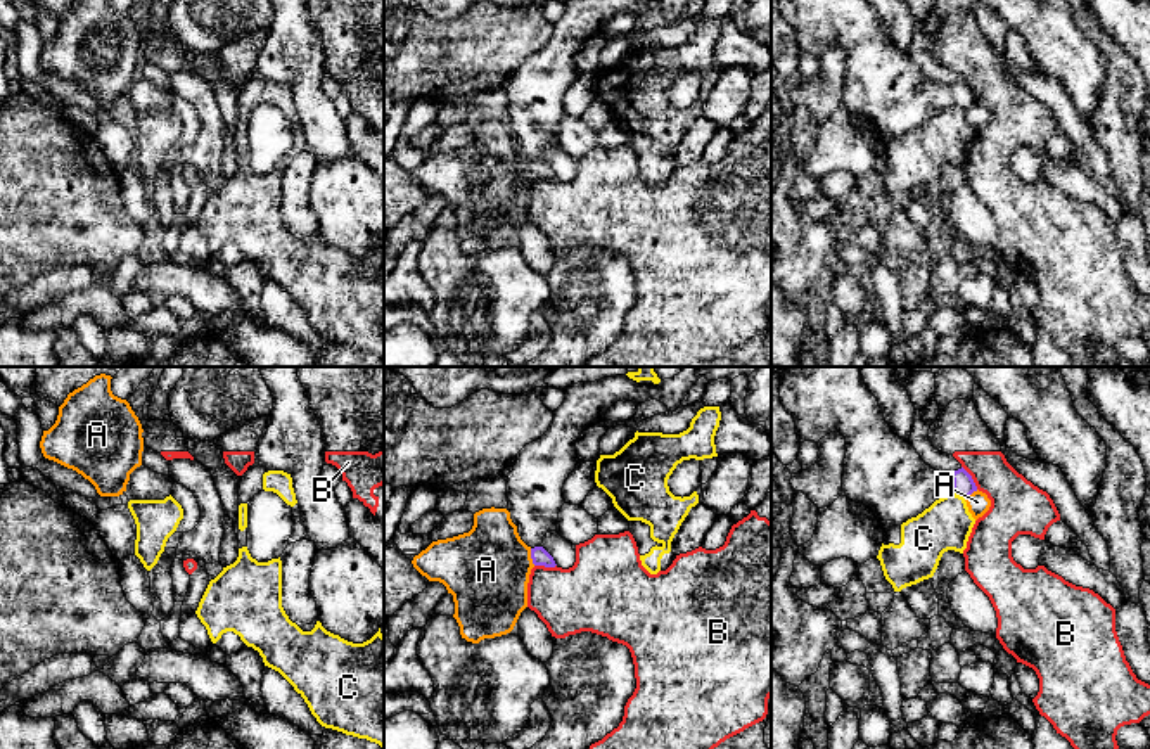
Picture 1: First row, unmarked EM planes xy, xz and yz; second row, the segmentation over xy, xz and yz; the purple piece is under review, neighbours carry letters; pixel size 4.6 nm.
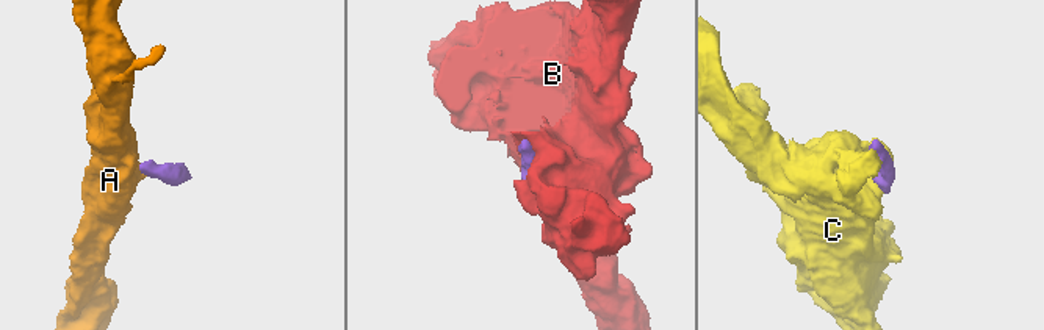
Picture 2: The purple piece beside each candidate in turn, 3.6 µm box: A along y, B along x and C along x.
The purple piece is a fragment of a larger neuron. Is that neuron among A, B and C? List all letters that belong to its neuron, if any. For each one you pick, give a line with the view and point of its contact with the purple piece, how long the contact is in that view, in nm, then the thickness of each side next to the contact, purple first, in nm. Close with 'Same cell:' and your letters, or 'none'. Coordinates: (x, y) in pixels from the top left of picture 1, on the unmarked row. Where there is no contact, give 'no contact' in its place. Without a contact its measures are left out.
Same cell: none

